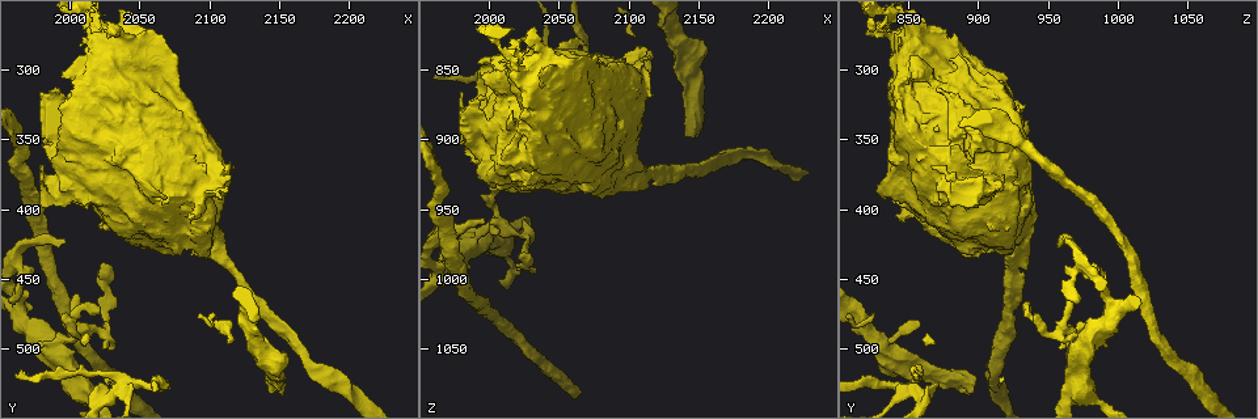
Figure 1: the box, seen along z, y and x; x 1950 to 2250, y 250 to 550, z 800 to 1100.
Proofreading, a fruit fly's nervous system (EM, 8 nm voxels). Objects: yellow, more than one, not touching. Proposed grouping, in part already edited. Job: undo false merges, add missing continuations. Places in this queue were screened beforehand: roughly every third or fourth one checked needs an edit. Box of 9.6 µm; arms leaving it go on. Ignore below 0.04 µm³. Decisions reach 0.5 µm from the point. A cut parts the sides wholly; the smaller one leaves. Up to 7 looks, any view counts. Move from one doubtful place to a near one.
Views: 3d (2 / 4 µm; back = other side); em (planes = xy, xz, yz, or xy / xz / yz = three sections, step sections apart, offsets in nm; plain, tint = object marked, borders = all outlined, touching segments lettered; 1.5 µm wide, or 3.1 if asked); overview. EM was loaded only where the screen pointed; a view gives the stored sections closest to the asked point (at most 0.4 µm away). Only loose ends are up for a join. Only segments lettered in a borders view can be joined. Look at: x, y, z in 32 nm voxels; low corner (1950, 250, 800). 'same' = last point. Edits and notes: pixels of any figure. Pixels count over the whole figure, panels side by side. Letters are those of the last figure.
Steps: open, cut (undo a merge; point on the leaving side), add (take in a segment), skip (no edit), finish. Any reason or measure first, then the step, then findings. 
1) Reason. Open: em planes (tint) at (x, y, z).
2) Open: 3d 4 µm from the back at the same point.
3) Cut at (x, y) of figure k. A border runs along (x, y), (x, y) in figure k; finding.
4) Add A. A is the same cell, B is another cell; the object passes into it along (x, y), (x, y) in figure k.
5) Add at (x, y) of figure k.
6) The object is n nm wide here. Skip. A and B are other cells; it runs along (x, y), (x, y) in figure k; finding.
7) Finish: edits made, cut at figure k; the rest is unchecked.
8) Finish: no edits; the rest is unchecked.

Thick end. Open: 3d 4 µm at (1980, 398, 894).

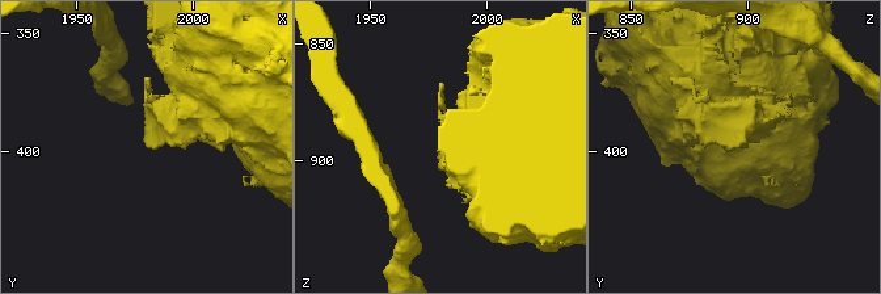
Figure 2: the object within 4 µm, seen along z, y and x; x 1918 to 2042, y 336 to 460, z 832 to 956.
Open: em yz step 4 (borders) at (1980, 397, 893).

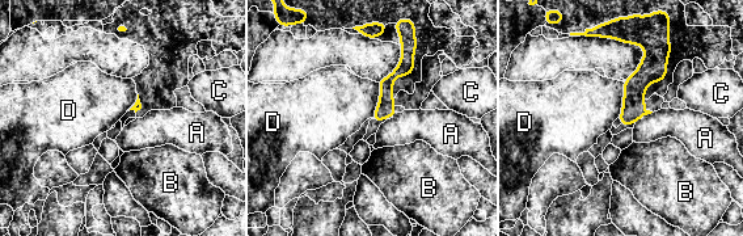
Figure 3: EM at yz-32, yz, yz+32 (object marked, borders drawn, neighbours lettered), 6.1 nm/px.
Another direction. Open: em planes (borders) at the same point.

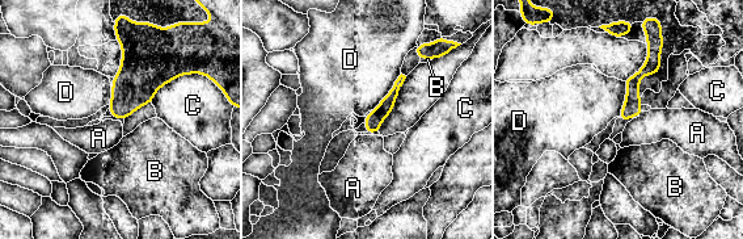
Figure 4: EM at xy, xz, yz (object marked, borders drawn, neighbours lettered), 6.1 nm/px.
Skip. A, B, C and D are other cells; it runs along (653, 53), (623, 117) in figure 4; no lettered segment goes on from it.

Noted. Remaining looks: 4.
Closes a loop. Open: em xz step 8 (tint) at (2112, 442, 924).

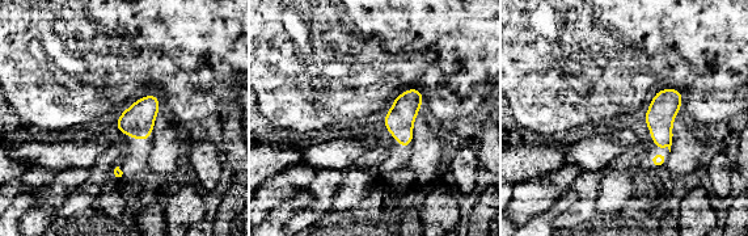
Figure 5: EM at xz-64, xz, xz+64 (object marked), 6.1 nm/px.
Another direction. Open: em planes (borders) at the same point.

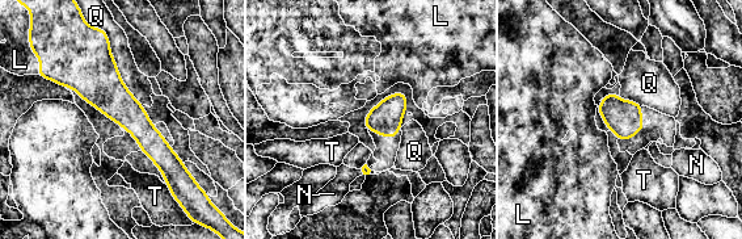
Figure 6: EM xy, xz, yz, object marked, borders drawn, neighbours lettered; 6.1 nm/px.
Skip. L, N, Q and T are other cells; a border runs along (41, 63), (36, 74) in figure 6; all the same neuron.

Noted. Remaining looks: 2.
An open end. Open: em planes (tint) at (2154, 532, 896).

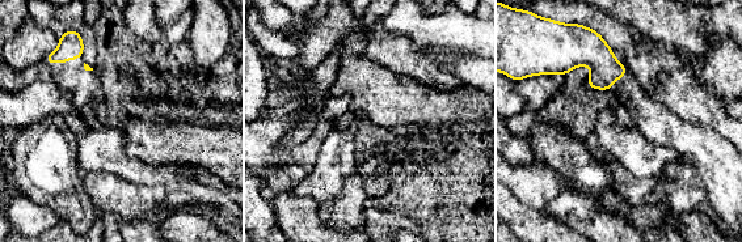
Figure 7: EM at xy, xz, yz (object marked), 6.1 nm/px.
What lies round it. Open: em planes (borders) at the same point.

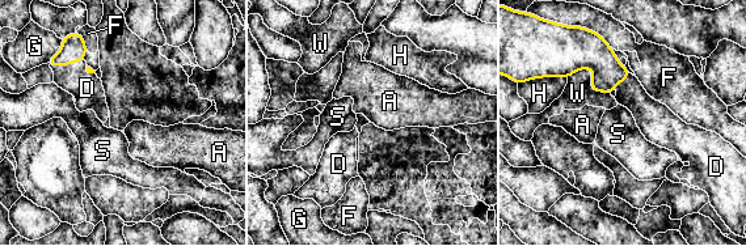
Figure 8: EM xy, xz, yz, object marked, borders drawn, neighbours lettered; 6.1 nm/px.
Add D. D is the same cell, A, F, G, H, S and W are other cells; it goes on there.

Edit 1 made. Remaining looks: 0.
Finish: edits made, add at figure 8; the rest is unchecked.

